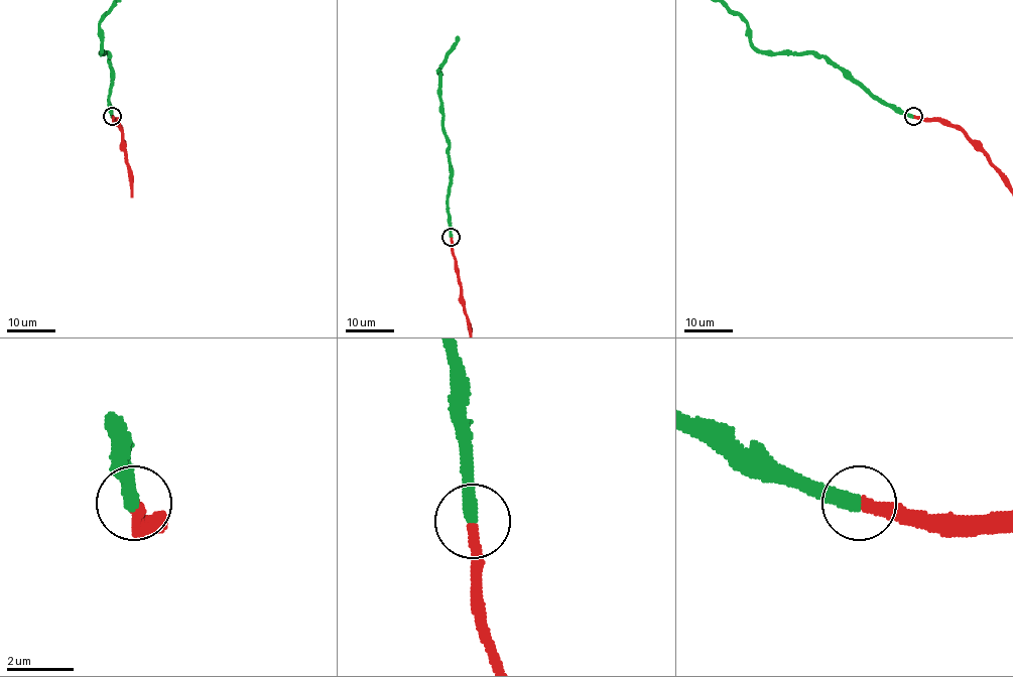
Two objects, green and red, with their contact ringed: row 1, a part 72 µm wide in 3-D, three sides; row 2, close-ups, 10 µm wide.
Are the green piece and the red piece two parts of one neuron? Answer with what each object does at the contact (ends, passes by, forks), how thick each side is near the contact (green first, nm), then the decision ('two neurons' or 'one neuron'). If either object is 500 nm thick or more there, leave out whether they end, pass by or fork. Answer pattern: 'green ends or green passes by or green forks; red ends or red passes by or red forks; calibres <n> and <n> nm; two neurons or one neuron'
green ends; red ends; calibres 400 and 360 nm; one neuron

